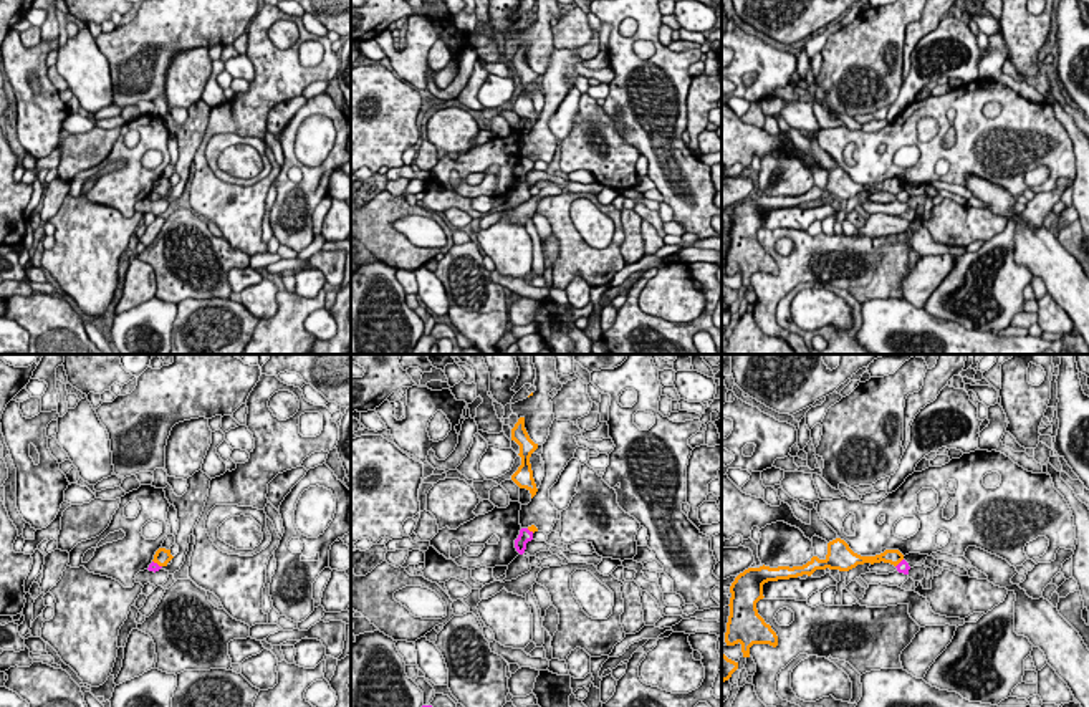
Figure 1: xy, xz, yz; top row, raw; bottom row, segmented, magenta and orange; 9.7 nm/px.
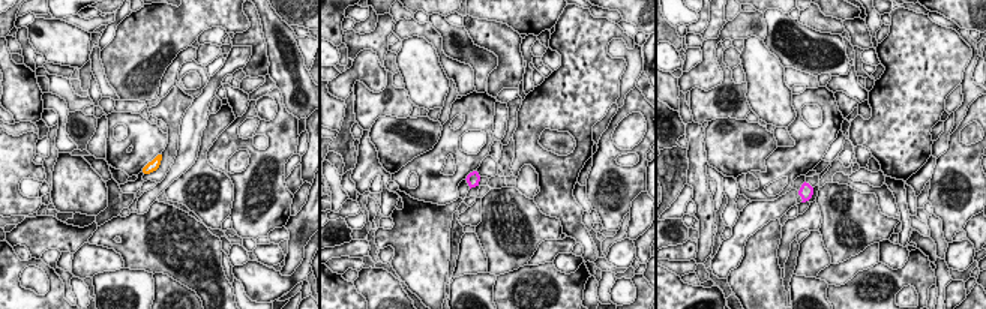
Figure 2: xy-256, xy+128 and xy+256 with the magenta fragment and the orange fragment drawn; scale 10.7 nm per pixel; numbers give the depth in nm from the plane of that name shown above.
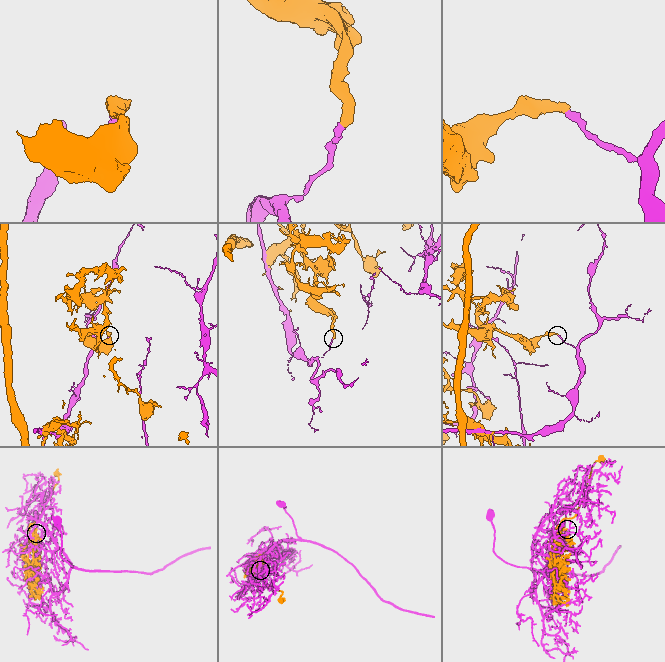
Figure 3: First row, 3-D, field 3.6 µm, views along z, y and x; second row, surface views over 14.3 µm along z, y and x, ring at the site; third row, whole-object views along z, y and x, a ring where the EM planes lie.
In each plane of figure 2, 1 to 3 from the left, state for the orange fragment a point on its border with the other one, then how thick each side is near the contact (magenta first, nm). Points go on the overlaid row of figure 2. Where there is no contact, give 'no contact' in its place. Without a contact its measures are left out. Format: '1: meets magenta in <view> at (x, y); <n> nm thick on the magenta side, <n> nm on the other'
1: no contact
2: no contact
3: no contact

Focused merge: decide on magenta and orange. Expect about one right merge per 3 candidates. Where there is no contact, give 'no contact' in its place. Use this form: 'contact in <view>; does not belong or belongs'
contact in xy; does not belong

